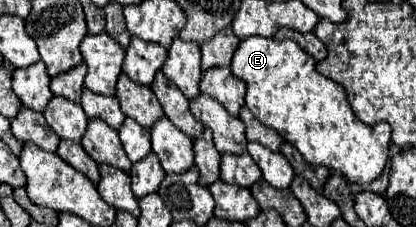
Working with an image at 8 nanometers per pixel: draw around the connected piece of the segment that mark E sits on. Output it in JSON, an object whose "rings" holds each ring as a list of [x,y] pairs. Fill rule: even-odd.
{"rings":[[[249,36],[241,40],[239,48],[235,50],[231,72],[245,80],[247,94],[245,106],[259,118],[261,124],[277,130],[289,144],[293,144],[301,156],[313,166],[327,166],[329,170],[341,170],[345,176],[355,184],[369,184],[373,182],[385,168],[389,156],[389,142],[391,142],[391,126],[387,122],[379,122],[375,126],[367,126],[357,120],[351,112],[351,106],[345,98],[343,86],[333,82],[331,78],[321,76],[315,70],[315,60],[297,46],[293,40],[273,40],[261,36]]]}

